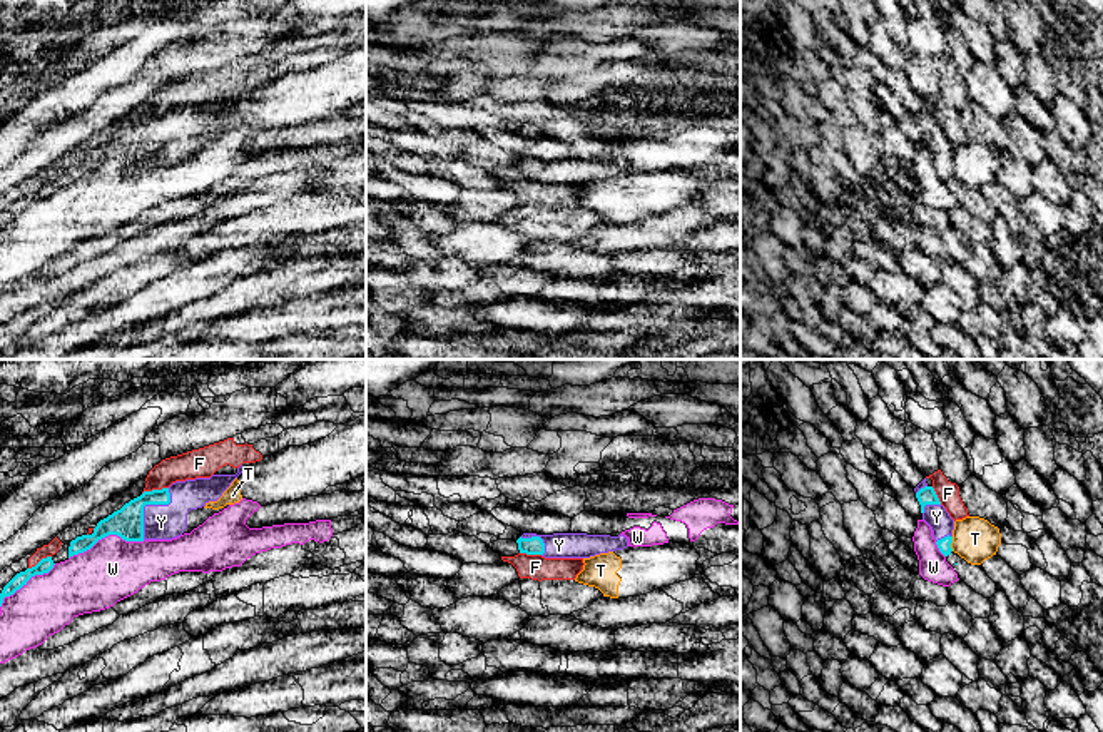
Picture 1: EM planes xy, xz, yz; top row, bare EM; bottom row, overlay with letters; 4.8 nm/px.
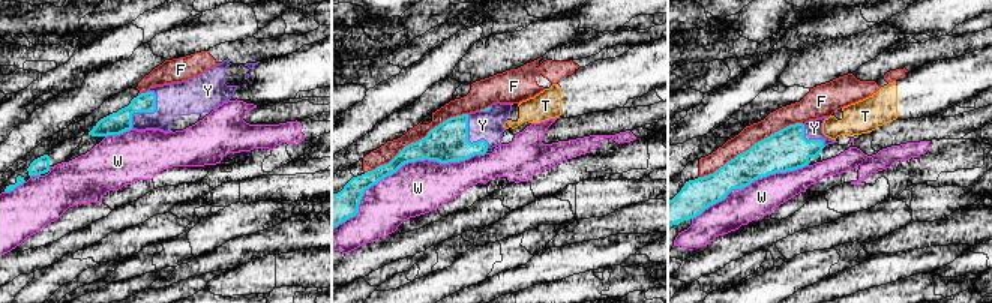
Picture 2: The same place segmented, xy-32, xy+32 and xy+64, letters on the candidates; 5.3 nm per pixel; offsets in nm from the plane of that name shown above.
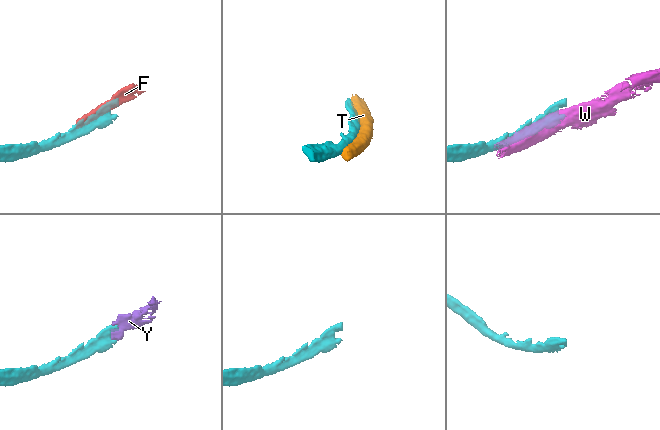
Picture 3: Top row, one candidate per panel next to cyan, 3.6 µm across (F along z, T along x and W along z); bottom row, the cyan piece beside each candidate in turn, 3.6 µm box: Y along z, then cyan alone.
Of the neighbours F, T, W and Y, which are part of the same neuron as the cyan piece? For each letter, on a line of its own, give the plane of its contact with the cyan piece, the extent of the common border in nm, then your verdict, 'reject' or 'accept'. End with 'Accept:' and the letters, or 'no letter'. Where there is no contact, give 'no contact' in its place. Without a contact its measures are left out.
F: xy | 130 nm | reject
T: yz | 70 nm | reject
W: xy | 380 nm | reject
Y: xy | 280 nm | accept
Accept: Y

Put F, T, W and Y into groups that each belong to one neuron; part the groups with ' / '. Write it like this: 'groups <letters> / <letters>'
groups F / T / W / Y

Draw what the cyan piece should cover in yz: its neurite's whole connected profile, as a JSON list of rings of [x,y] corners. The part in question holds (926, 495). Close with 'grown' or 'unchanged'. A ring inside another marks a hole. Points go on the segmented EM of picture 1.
[[[926,478],[914,488],[914,491],[921,505],[923,520],[931,526],[939,552],[944,557],[951,555],[954,520],[941,505],[934,488],[926,483]]]; grown

